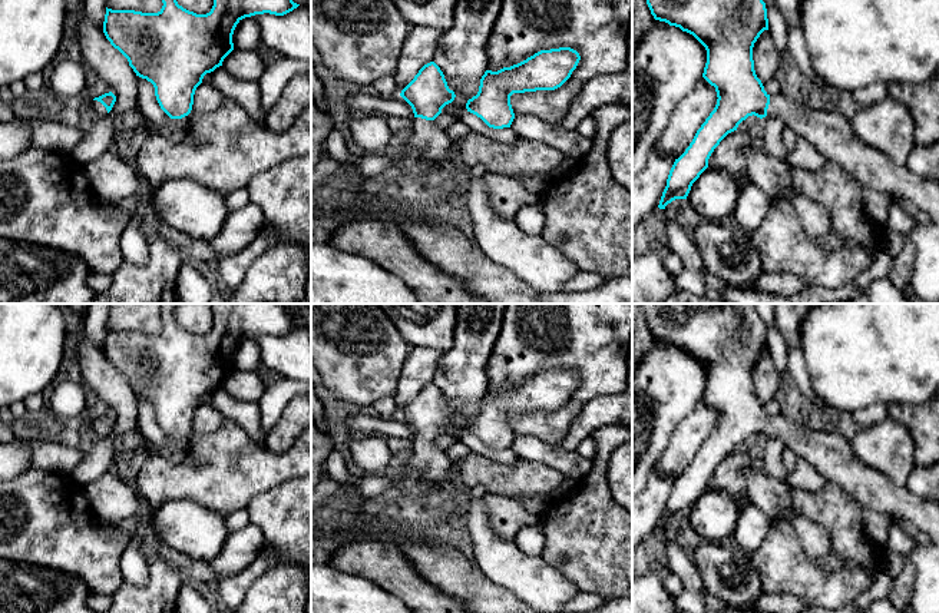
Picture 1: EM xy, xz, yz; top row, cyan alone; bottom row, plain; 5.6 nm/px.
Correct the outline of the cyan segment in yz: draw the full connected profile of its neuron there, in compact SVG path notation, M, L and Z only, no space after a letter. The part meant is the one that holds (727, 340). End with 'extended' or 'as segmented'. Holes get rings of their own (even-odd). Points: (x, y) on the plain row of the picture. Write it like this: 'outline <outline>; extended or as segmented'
outline M639 304L655 341L680 348L692 355L707 371L702 398L715 408L717 425L685 473L675 480L658 528L665 530L675 520L687 520L692 504L708 488L708 480L720 463L748 437L778 438L797 457L810 463L831 484L850 494L863 508L889 514L896 521L909 521L939 547L939 503L925 500L907 487L893 484L880 471L864 465L852 451L850 441L837 433L817 431L800 425L781 412L768 415L757 398L753 368L760 355L768 351L766 324L756 304Z; extended

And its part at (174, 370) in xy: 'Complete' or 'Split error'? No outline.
Complete

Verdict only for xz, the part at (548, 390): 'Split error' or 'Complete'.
Complete

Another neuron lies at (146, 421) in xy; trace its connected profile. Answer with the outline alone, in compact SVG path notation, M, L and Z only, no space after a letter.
M138 398L138 428L140 430L142 435L153 443L153 444L163 444L171 438L161 430L156 417L155 408L146 400Z

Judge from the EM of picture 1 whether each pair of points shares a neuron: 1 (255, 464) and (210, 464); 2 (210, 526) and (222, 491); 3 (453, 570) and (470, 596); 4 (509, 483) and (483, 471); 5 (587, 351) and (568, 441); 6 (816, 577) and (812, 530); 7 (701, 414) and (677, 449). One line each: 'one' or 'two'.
1: one
2: two
3: one
4: one
5: two
6: two
7: one

